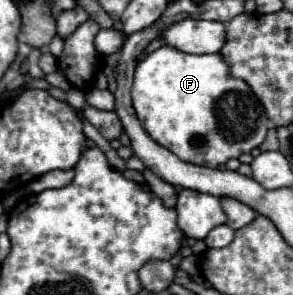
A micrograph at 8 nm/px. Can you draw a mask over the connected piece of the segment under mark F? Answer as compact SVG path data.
M163 45L139 61L131 97L149 137L185 163L219 167L259 147L267 133L261 101L243 79L229 73L221 53L191 55Z

